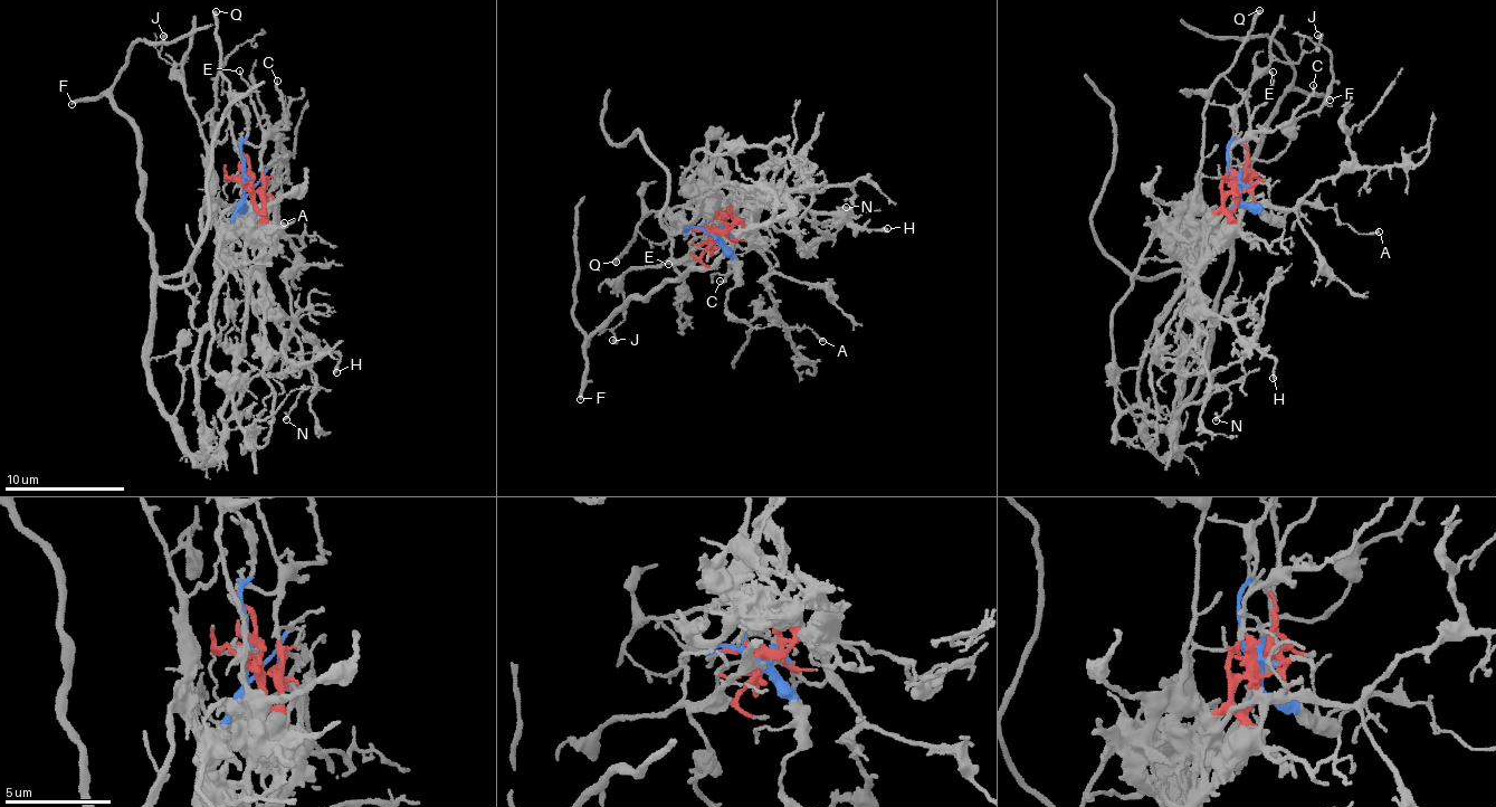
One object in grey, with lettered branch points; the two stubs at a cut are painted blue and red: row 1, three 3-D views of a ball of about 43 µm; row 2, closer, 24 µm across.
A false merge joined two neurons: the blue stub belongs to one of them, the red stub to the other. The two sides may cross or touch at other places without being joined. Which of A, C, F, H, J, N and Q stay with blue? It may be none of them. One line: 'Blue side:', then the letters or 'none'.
Blue side: A, F, J

